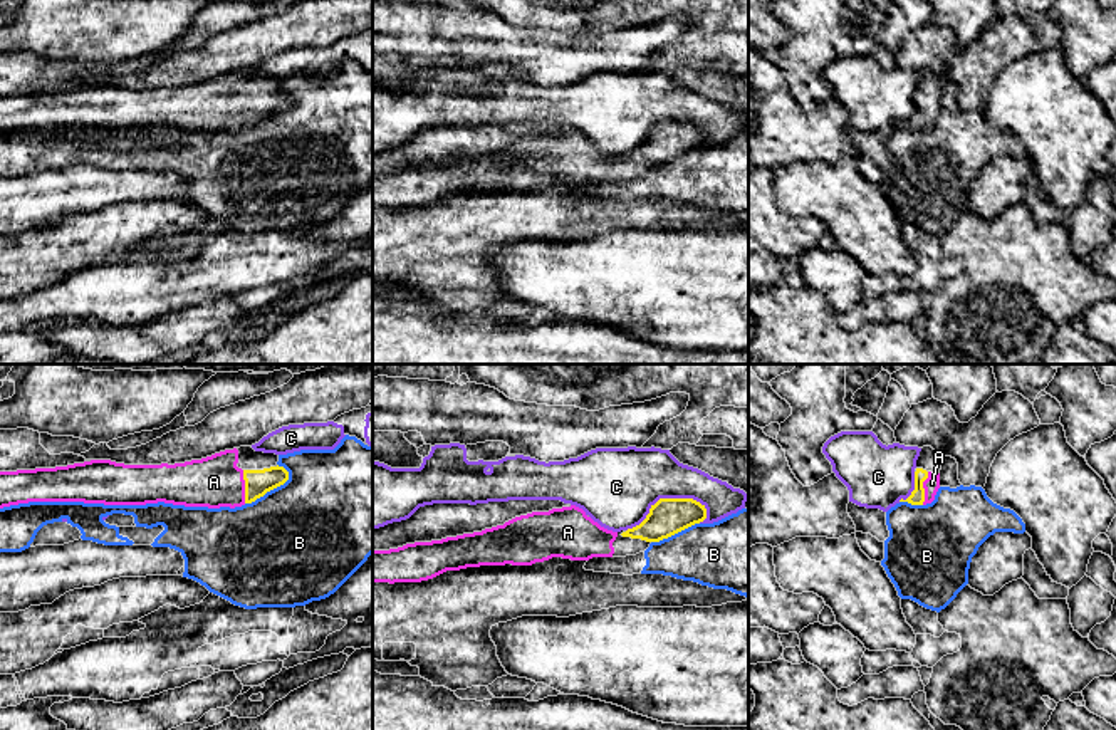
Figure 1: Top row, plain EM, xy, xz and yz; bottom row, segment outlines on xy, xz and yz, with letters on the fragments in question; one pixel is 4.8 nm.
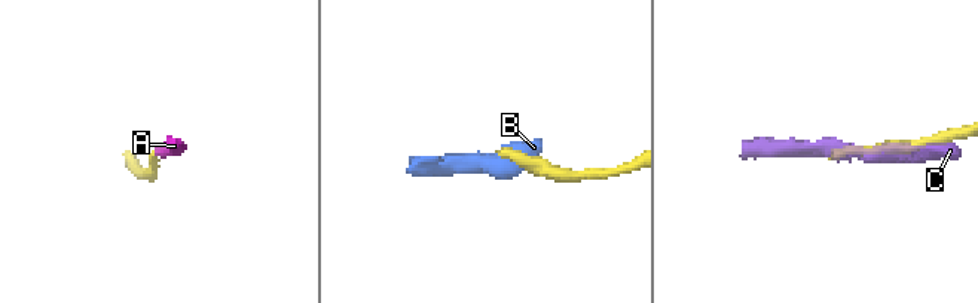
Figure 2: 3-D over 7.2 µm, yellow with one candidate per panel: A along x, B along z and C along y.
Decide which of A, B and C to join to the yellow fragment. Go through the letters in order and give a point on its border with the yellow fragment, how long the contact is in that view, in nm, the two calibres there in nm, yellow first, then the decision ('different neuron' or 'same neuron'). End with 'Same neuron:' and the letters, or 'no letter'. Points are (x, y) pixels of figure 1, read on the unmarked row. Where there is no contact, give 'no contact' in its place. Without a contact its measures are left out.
A: contact xy (245, 111); length 160 nm; calibres 130 and 240 nm; same neuron
B: contact xy (269, 114); length 260 nm; calibres 130 and 500 nm; different neuron
C: contact xz (665, 123); length 400 nm; calibres 180 and 380 nm; different neuron
Same neuron: A

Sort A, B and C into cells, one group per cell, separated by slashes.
A / B / C

